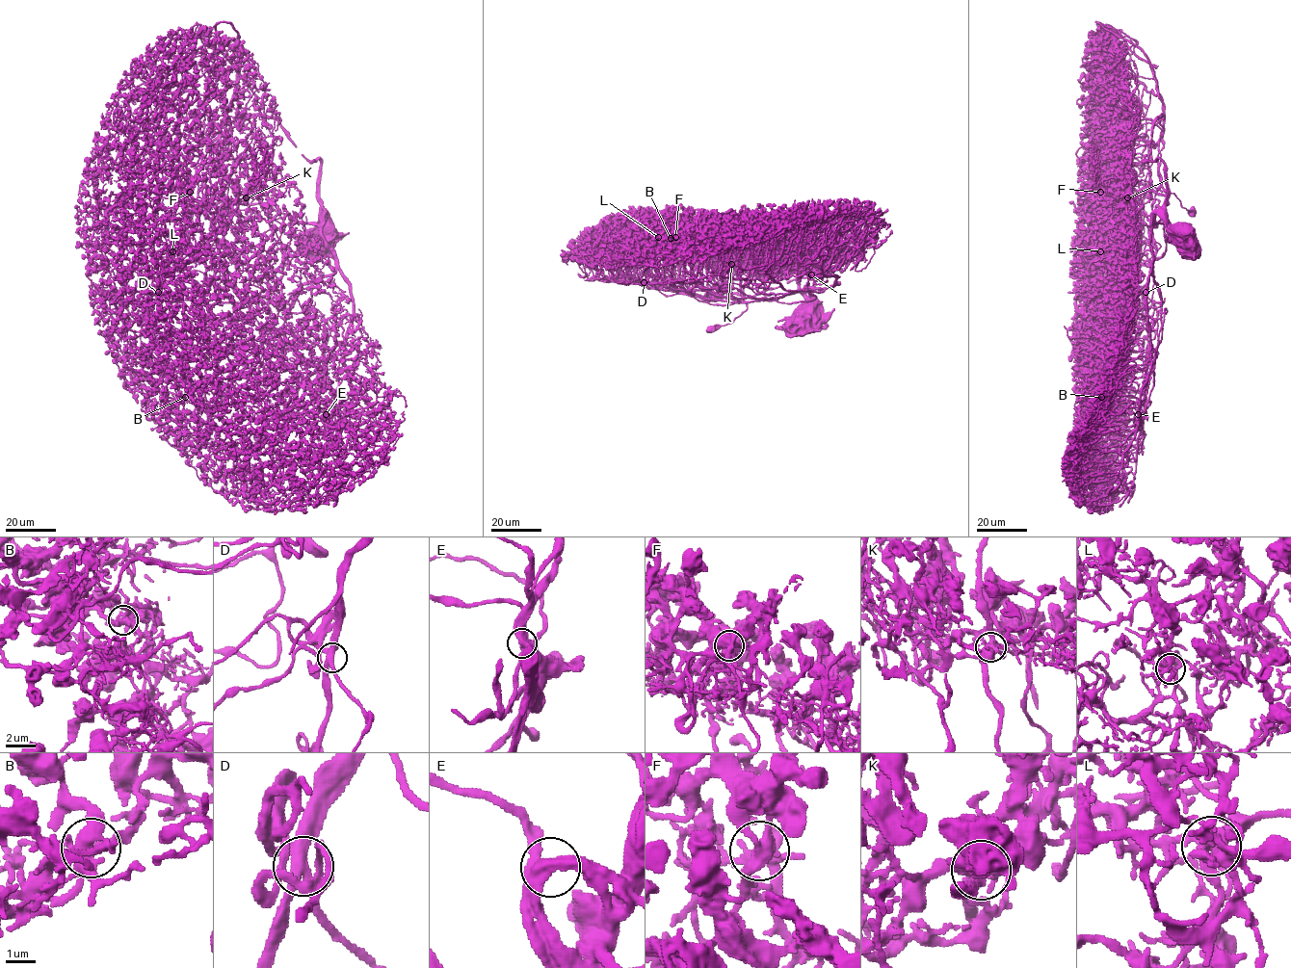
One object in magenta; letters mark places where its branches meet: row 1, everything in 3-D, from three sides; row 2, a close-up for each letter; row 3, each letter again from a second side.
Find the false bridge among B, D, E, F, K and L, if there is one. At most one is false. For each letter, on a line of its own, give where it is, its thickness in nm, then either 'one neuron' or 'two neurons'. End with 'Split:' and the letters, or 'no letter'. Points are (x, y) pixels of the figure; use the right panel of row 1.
B: at (1101, 397); 440 nm thick; one neuron
D: at (1146, 292); 380 nm thick; one neuron
E: at (1138, 414); 400 nm thick; one neuron
F: at (1100, 192); 400 nm thick; one neuron
K: at (1127, 197); 380 nm thick; two neurons
L: at (1100, 251); 400 nm thick; one neuron
Split: K

